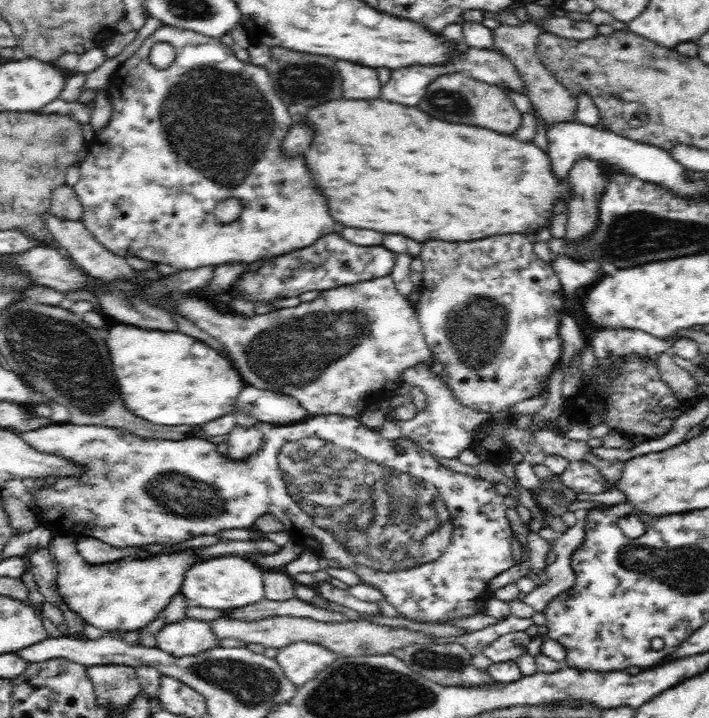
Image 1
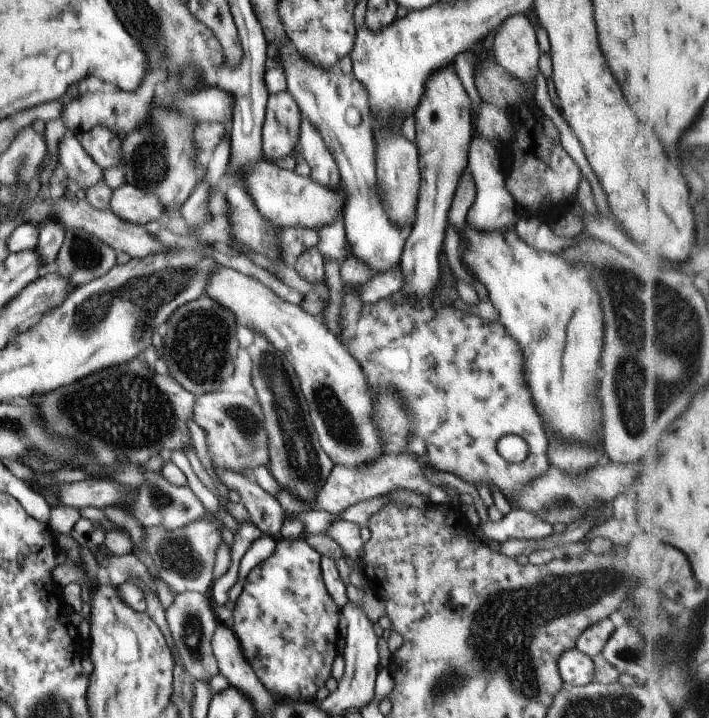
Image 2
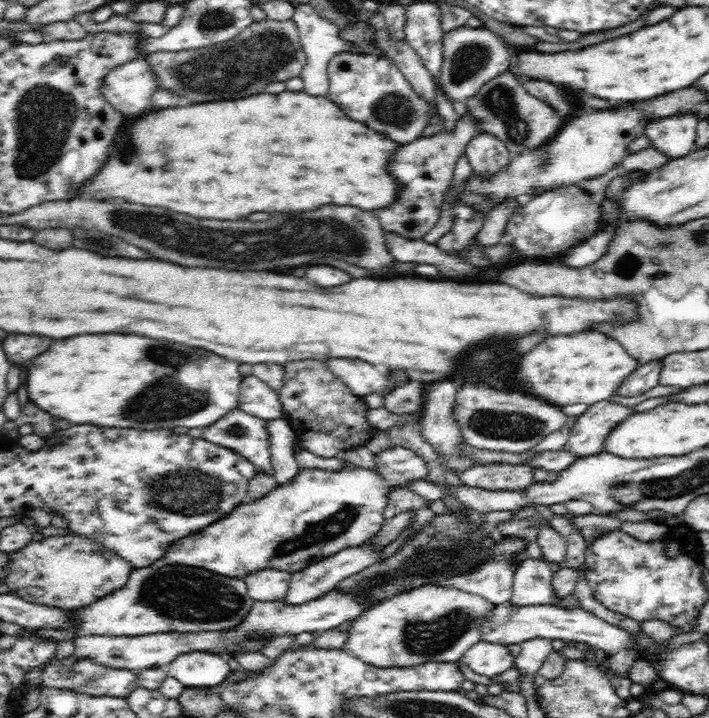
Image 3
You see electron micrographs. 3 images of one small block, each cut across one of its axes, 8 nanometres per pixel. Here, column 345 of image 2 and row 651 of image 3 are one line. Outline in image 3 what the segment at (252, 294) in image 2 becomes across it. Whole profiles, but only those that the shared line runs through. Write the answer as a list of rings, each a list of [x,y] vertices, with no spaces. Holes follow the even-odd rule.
[[[422,585],[391,599],[368,606],[348,630],[349,640],[344,649],[366,664],[386,668],[419,665],[425,662],[460,662],[464,653],[482,641],[484,620],[492,614],[495,604],[474,593],[448,585]]]

